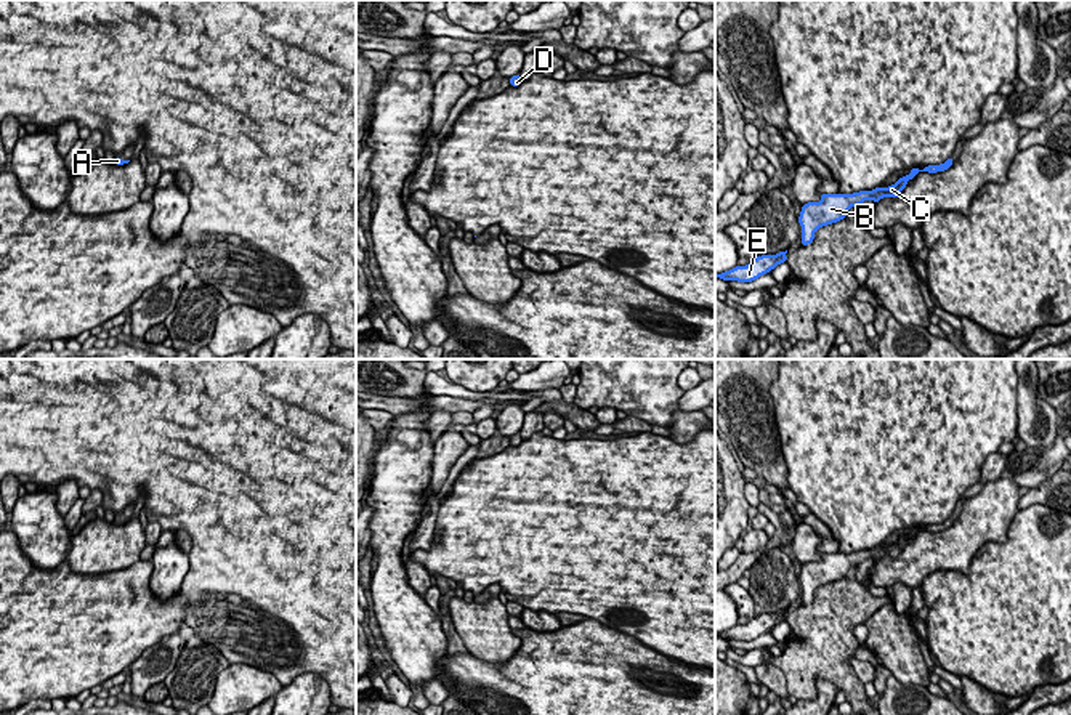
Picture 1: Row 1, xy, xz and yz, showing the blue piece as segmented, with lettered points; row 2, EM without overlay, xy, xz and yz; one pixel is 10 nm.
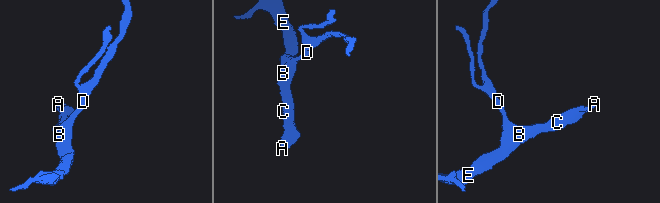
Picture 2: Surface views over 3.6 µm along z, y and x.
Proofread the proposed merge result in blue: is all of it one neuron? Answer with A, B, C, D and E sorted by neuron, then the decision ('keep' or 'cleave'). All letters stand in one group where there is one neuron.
groups A B C D E; keep

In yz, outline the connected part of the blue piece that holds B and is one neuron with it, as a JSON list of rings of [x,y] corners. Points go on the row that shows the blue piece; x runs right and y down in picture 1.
[[[949,157],[944,164],[927,165],[923,170],[914,167],[909,175],[901,176],[895,184],[888,188],[875,188],[872,191],[859,191],[853,194],[821,194],[819,202],[808,202],[802,205],[798,223],[802,226],[802,247],[810,245],[814,239],[814,232],[827,224],[837,223],[847,218],[851,207],[859,207],[864,200],[874,200],[875,204],[885,196],[895,199],[906,188],[907,181],[920,172],[936,173],[944,172],[954,164]]]

